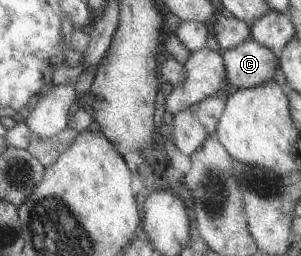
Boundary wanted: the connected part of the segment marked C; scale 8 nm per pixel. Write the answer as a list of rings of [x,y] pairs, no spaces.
[[[244,40],[229,50],[219,51],[226,74],[228,91],[248,89],[267,81],[275,74],[278,58],[271,49]]]

